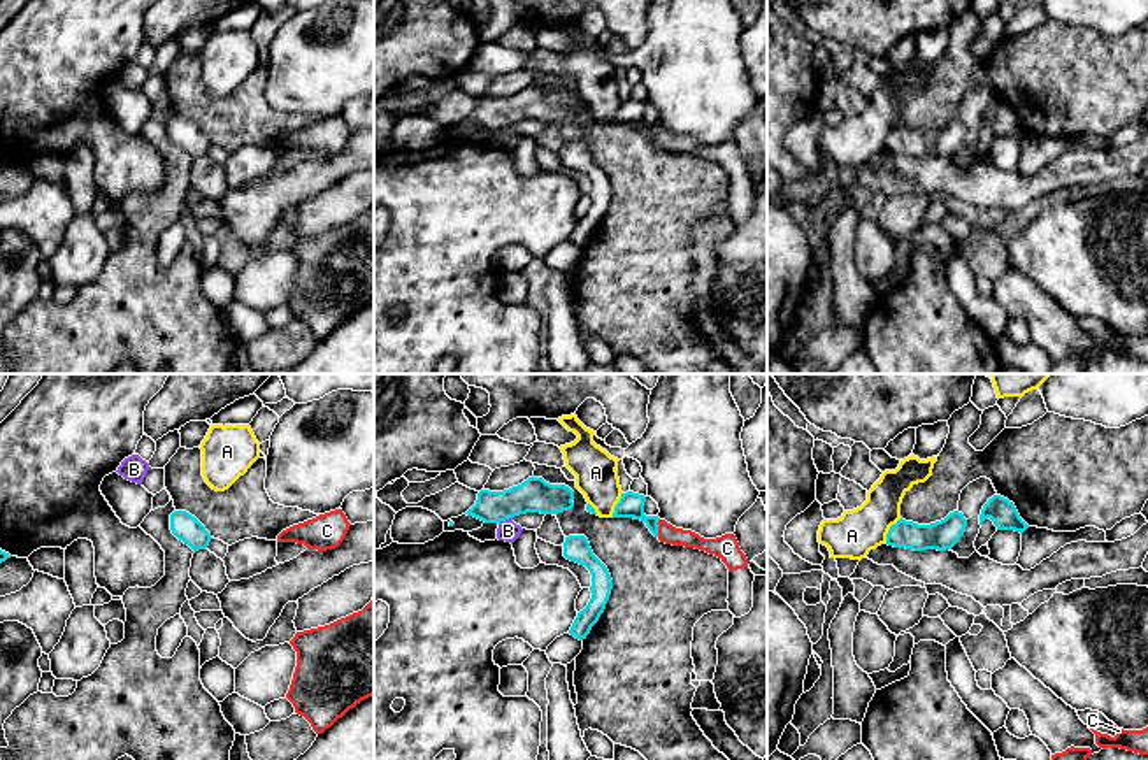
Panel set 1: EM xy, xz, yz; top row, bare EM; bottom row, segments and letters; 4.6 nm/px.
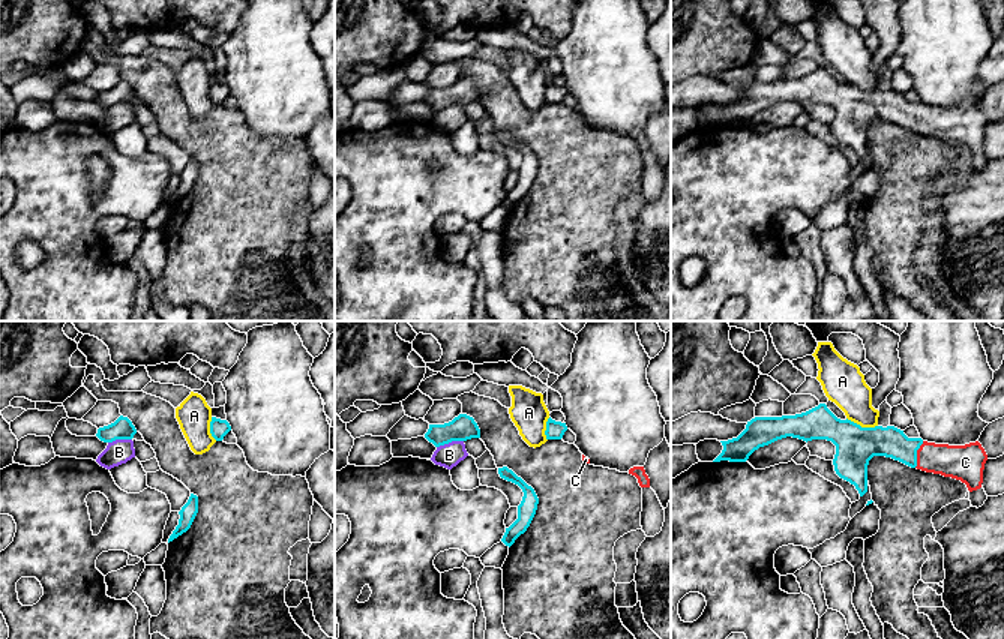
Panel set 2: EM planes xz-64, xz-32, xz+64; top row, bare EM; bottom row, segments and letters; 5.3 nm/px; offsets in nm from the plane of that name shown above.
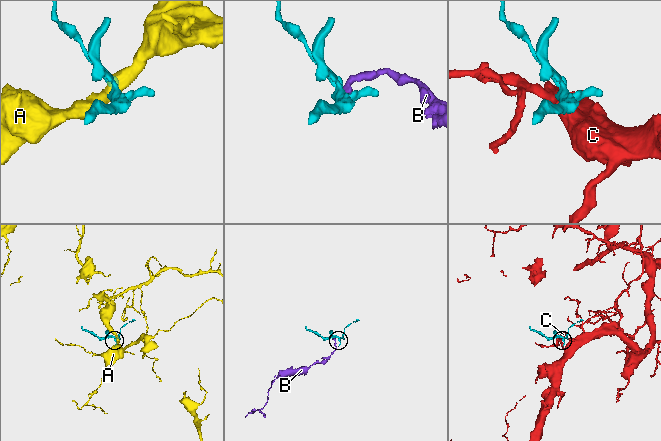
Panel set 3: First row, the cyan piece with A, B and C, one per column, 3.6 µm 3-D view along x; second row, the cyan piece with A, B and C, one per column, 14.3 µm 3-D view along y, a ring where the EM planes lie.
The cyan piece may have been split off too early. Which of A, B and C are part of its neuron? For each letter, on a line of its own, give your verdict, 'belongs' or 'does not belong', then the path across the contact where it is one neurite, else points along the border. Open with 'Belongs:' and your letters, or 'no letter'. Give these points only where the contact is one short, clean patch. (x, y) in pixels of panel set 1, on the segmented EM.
Belongs: C
A: does not belong; border yz (901, 518), (890, 527), (885, 541)
B: does not belong; border xz (511, 516), (499, 523)
C: belongs; way xz (631, 504), (657, 527), (667, 534)

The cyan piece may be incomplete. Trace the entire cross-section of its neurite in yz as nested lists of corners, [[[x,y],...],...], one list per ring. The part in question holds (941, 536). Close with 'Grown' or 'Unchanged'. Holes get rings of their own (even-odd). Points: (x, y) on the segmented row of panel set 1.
[[[953,511],[944,520],[930,525],[918,525],[900,518],[895,525],[890,527],[886,534],[886,544],[913,551],[946,551],[958,542],[965,532],[965,527],[967,520],[958,511]]]. Unchanged

